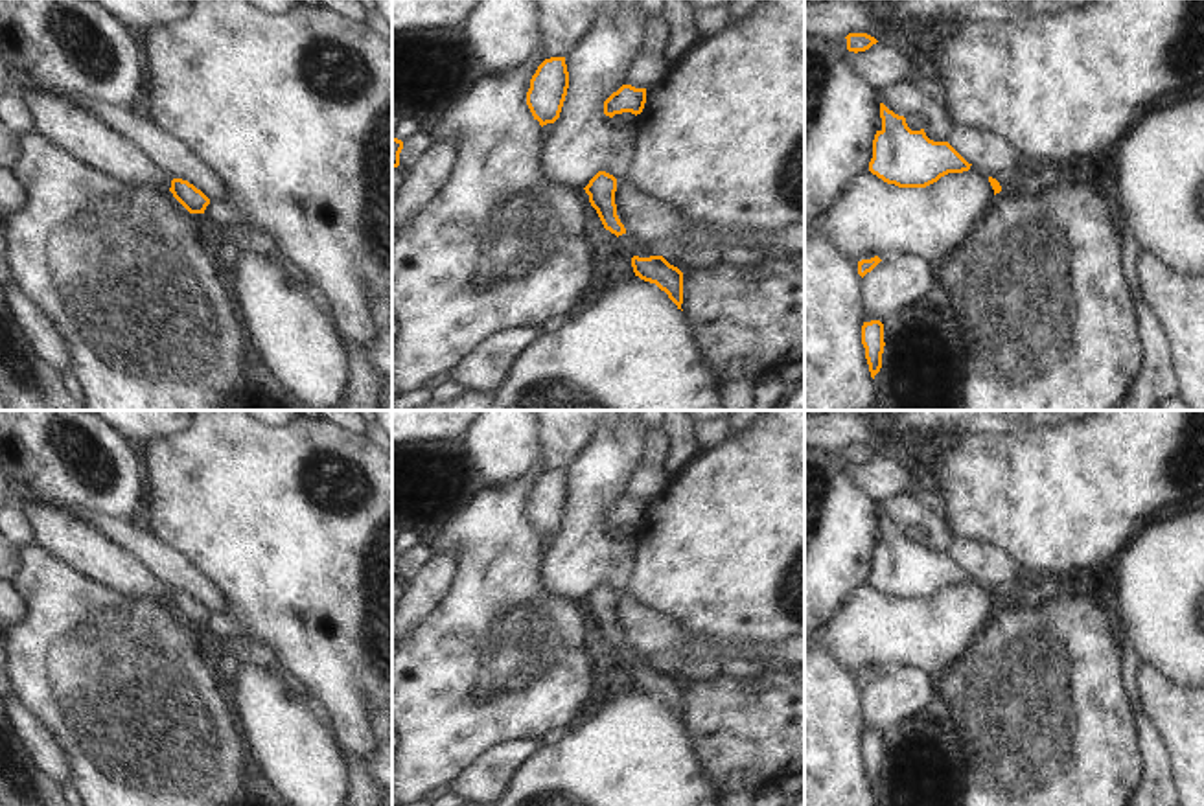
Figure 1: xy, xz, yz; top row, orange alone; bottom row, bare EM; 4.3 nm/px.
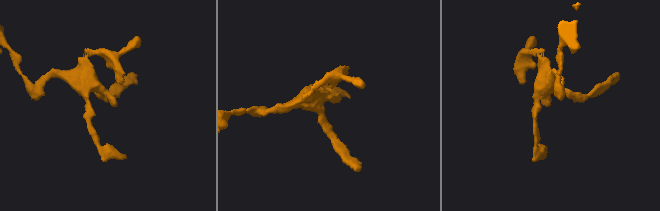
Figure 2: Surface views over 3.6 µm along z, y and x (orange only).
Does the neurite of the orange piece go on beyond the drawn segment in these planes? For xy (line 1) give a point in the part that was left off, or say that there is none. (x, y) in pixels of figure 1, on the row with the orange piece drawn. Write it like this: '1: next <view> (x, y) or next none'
1: next none

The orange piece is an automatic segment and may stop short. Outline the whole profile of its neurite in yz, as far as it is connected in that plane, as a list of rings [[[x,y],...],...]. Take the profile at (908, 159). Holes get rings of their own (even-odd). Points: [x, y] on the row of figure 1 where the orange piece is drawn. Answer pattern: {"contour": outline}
{"contour": [[[880,103],[882,129],[873,140],[869,171],[898,188],[926,188],[968,164],[948,142],[933,142],[924,129],[911,131],[904,116]]]}

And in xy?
{"contour": [[[173,178],[169,191],[190,213],[204,213],[210,204],[210,199],[201,190],[182,178]]]}

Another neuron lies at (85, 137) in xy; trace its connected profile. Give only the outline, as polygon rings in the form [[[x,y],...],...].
[[[26,92],[37,129],[64,145],[85,166],[127,186],[169,191],[171,178],[140,151],[75,103],[50,92]]]

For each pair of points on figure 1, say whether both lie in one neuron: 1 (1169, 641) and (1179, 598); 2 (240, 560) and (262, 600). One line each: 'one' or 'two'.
1: one
2: one

